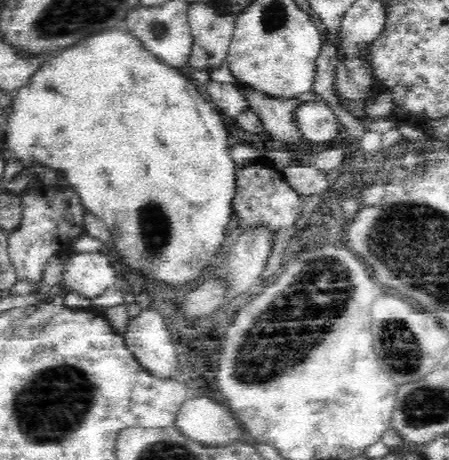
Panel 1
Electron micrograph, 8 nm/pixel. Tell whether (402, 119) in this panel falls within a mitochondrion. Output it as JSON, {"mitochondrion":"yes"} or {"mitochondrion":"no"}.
{"mitochondrion":"no"}

